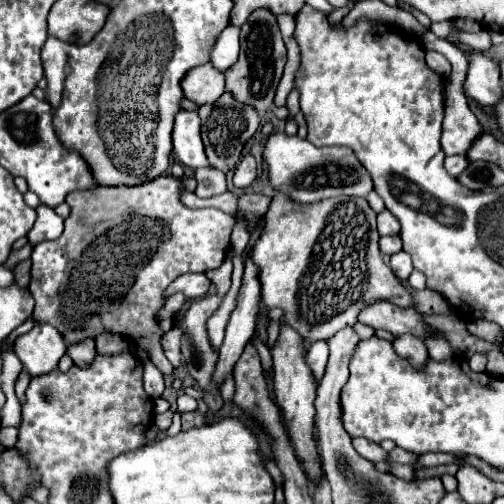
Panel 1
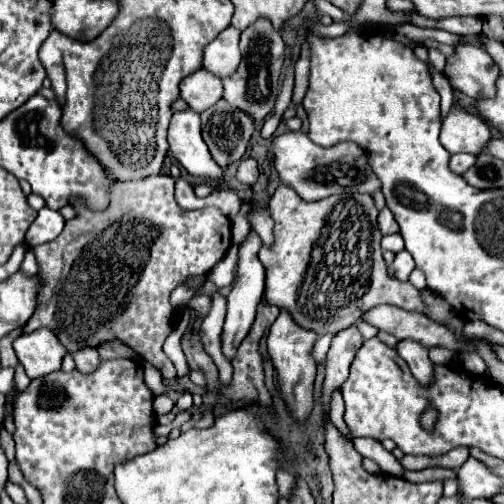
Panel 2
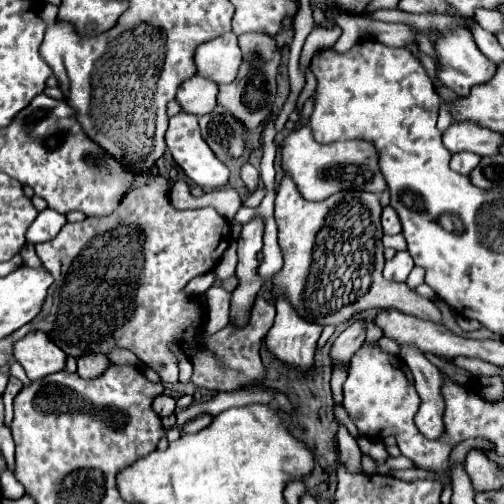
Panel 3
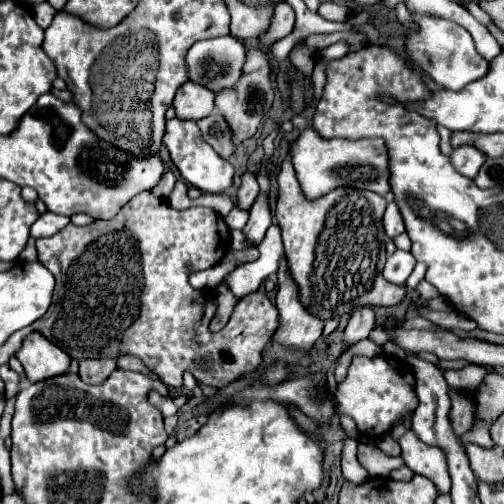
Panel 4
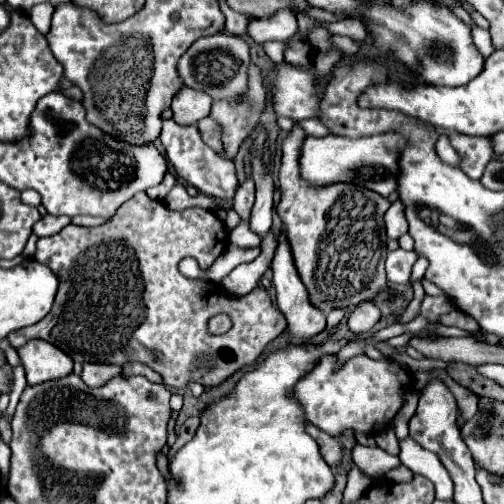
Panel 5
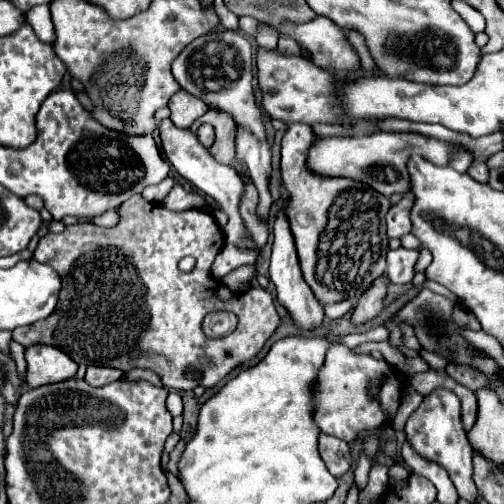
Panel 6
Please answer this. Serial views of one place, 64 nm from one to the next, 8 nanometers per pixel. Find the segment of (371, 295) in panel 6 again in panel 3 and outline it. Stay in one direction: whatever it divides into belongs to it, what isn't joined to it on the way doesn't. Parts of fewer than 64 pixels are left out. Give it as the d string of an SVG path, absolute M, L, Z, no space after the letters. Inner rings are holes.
M354 322L350 324L332 344L330 358L332 366L348 366L350 358L356 354L356 350L364 344L364 322Z

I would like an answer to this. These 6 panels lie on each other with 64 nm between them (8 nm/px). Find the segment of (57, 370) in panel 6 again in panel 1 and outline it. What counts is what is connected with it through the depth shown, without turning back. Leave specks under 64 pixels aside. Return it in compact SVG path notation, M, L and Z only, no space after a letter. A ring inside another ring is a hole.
M38 324L28 334L16 338L14 352L30 376L40 376L58 366L58 360L66 354L66 344L56 328Z

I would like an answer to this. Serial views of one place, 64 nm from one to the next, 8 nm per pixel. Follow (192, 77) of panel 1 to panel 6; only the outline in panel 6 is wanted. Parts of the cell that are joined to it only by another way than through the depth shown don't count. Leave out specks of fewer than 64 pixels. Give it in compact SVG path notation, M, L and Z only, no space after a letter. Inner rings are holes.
M184 90L176 92L170 98L168 108L172 112L170 120L178 128L190 128L200 116L204 116L204 112L208 112L208 104L204 104L204 100L190 96L190 92L184 92Z

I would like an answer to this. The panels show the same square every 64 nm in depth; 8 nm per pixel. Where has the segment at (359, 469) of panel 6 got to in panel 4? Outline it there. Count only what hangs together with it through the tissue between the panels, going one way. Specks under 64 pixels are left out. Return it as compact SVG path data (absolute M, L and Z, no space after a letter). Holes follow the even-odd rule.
M358 444L358 460L372 478L386 478L392 470L404 466L402 456L392 458L384 454L380 448L372 448L368 444Z

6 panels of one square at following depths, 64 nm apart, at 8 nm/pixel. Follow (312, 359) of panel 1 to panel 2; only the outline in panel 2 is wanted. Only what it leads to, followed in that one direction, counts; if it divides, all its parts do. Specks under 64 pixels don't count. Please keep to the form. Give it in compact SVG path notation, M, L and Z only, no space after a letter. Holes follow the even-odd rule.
M322 336L322 338L316 340L314 350L312 350L312 356L314 356L316 364L322 364L326 360L326 352L330 348L330 340L332 340L332 336Z

